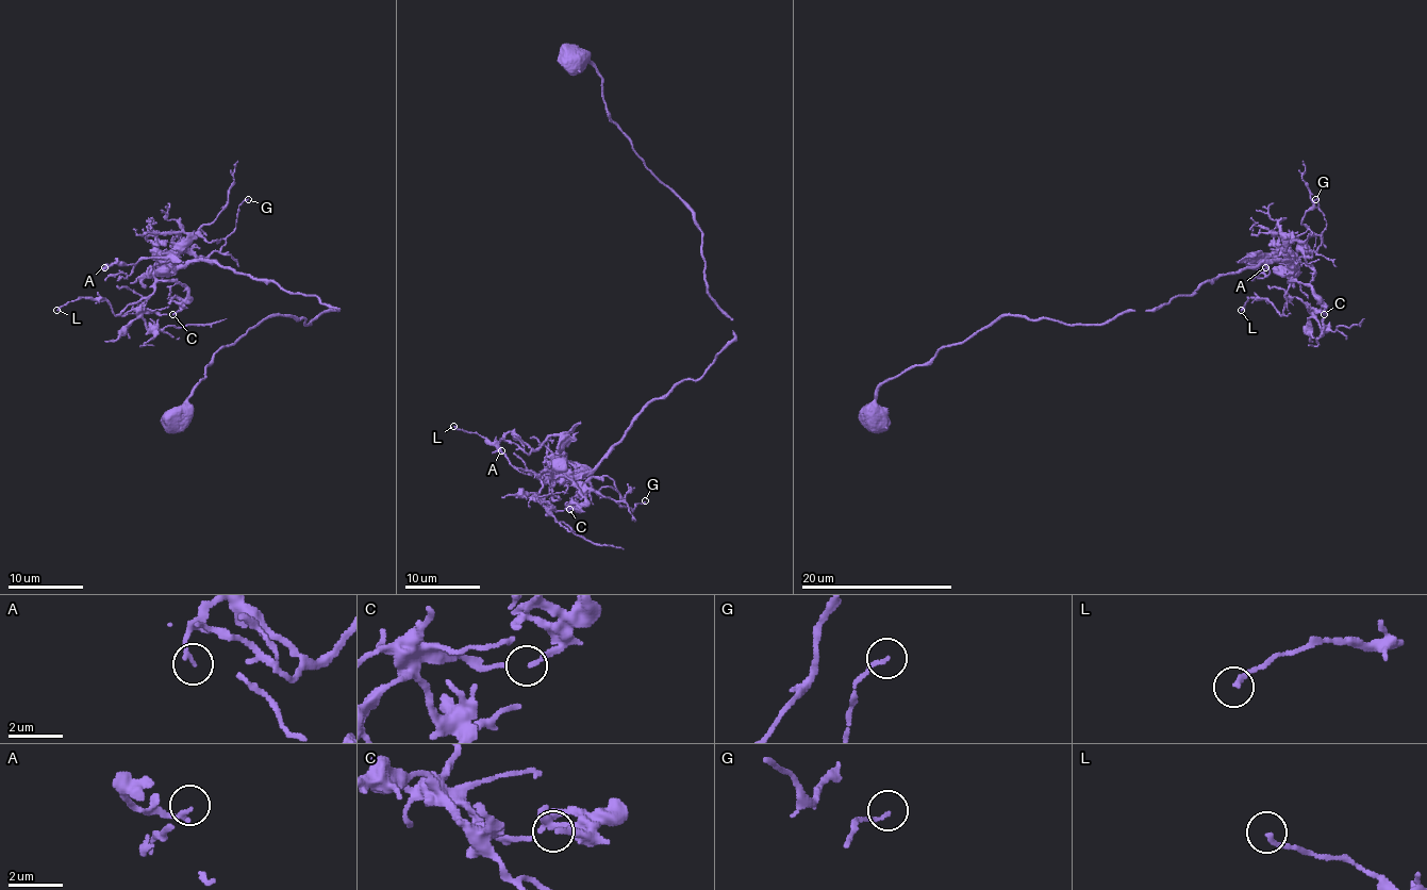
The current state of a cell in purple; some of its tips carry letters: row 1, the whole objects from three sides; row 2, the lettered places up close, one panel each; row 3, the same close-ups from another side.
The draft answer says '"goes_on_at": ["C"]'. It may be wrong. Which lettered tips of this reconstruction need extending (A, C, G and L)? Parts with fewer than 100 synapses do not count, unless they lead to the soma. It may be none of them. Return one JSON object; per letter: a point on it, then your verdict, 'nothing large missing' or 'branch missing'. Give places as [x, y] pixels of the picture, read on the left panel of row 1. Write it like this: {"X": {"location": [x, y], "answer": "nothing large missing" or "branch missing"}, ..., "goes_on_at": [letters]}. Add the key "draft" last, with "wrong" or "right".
{"A": {"location": [104, 267], "answer": "nothing large missing"}, "C": {"location": [172, 314], "answer": "nothing large missing"}, "G": {"location": [248, 199], "answer": "nothing large missing"}, "L": {"location": [56, 310], "answer": "nothing large missing"}, "goes_on_at": [], "draft": "wrong"}

